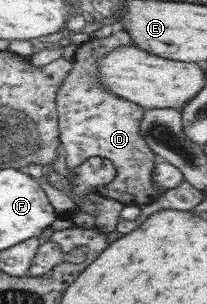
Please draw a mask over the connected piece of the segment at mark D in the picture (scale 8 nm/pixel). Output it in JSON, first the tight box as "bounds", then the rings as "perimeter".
{"bounds":[57,27,166,206],"perimeter":[[[118,27],[106,38],[78,39],[78,48],[73,56],[73,71],[58,91],[57,109],[63,151],[70,175],[76,175],[74,169],[78,169],[90,157],[107,158],[114,163],[118,174],[110,184],[95,192],[127,205],[139,206],[148,205],[166,193],[154,181],[154,171],[161,159],[142,136],[140,123],[146,117],[146,108],[109,91],[98,76],[100,59],[104,59],[118,47],[130,45],[134,45],[134,38],[128,31]]]}

